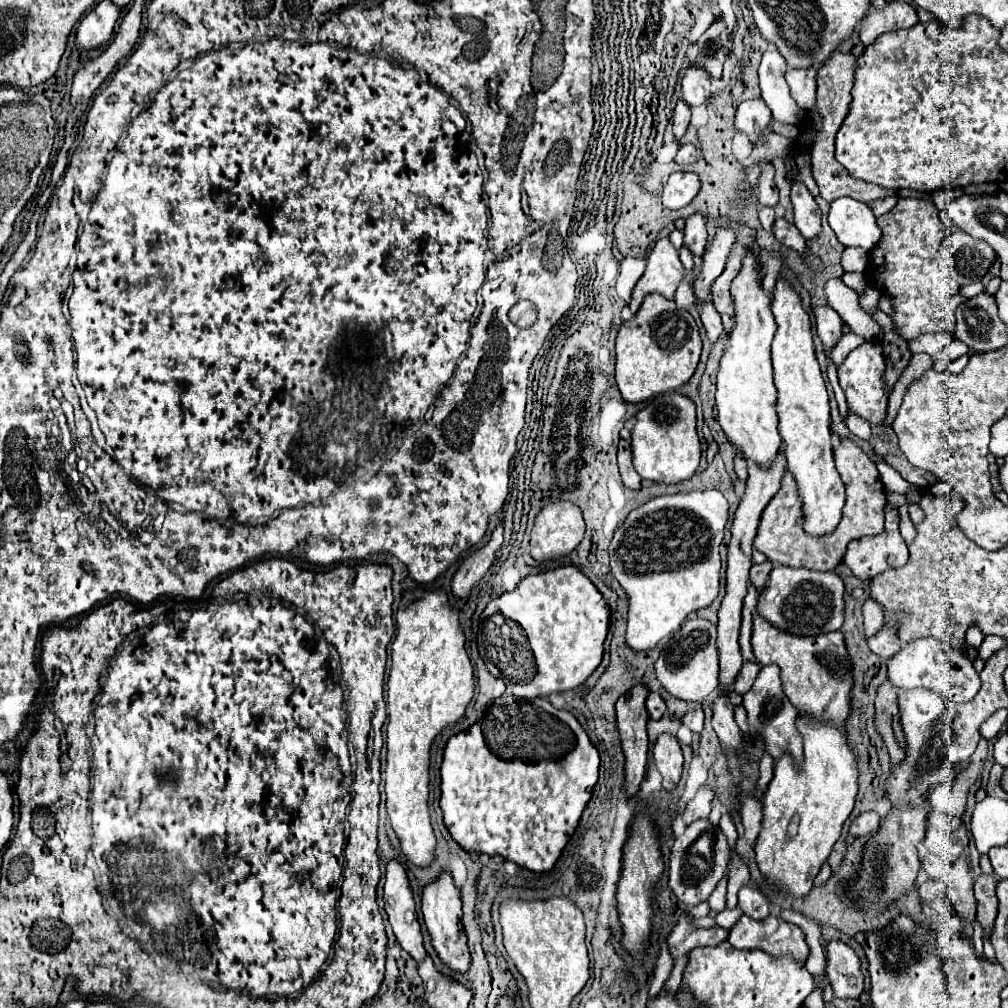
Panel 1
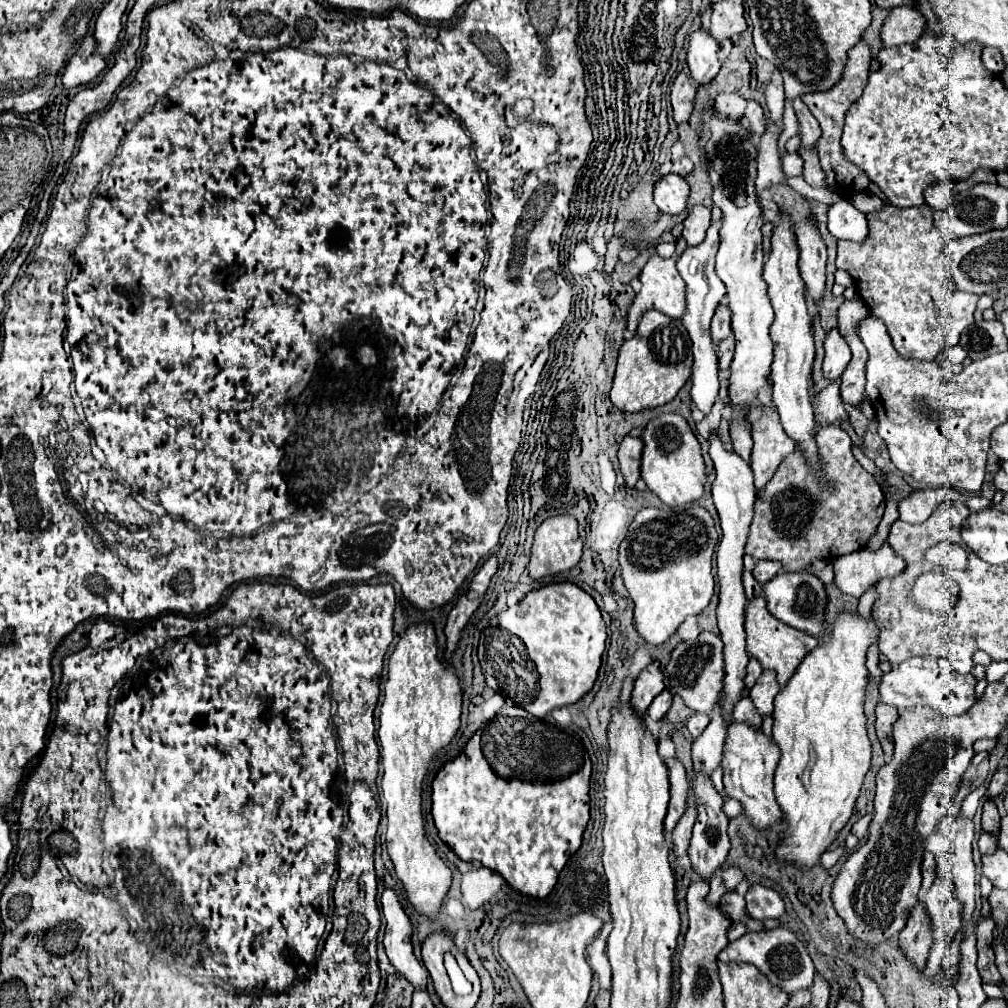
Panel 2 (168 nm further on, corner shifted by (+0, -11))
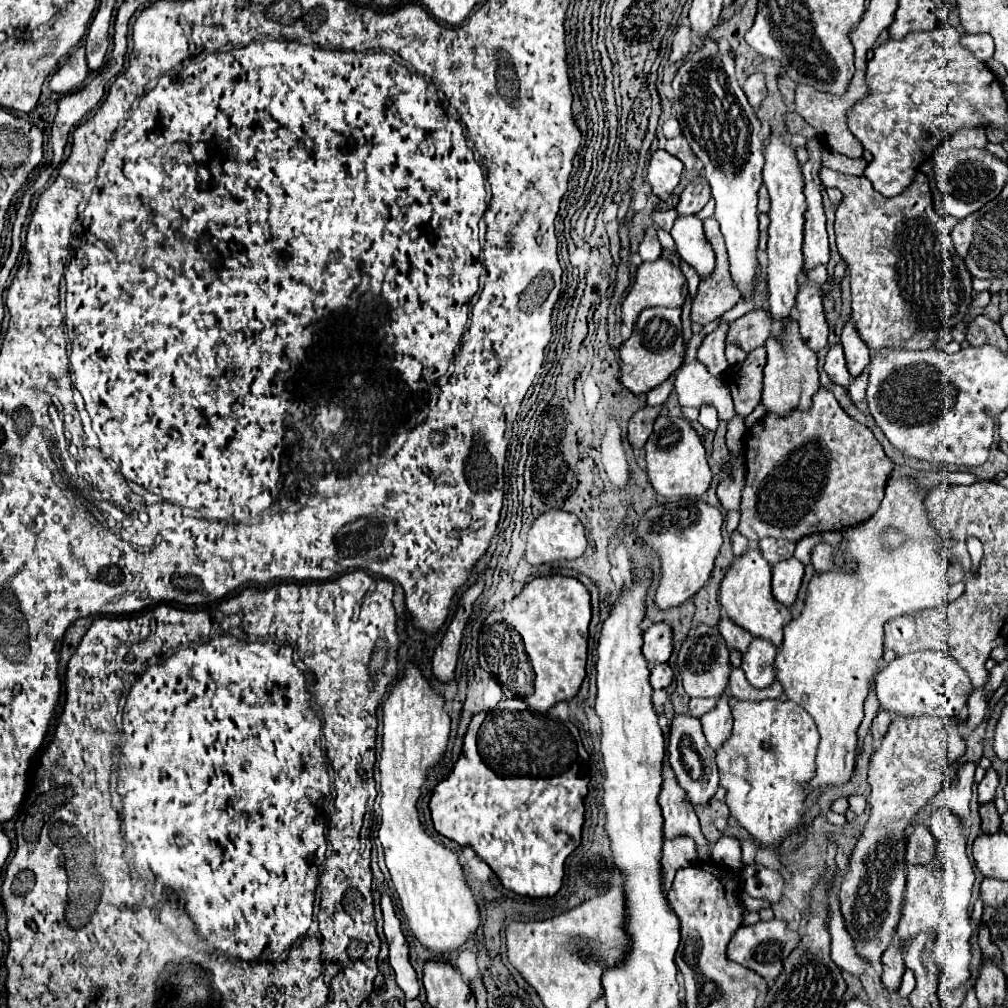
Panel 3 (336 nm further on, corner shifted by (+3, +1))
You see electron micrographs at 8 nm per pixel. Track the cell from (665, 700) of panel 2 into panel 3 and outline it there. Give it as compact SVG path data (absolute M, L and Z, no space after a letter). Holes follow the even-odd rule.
M661 663L661 665L653 665L651 667L651 687L653 689L667 689L673 681L673 671L669 669L667 663Z

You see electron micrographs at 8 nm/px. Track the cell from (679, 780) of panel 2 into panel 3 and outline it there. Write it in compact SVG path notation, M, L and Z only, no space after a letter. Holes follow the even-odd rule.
M675 777L663 781L659 805L663 809L663 819L665 819L663 825L665 839L673 839L677 835L691 835L697 841L697 855L709 853L709 847L705 845L705 839L699 829L699 819L695 815L695 809Z

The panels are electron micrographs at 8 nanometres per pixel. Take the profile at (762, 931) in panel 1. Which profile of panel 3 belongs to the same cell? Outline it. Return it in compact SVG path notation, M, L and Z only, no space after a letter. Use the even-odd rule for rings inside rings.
M779 919L759 921L755 925L739 927L735 931L735 935L731 937L731 943L727 945L727 957L731 961L755 971L757 975L761 975L765 979L765 983L771 987L771 983L775 983L775 977L779 977L779 971L783 971L783 963L785 963L787 955L797 945L799 945L799 937L791 937L789 925L785 921L779 921Z

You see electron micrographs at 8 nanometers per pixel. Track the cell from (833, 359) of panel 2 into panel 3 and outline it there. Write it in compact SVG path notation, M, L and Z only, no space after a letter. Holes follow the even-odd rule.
M841 343L829 347L827 359L825 359L825 371L831 377L831 381L841 385L841 387L847 387L851 383L851 375L849 375L847 367L845 367L845 355L843 355Z

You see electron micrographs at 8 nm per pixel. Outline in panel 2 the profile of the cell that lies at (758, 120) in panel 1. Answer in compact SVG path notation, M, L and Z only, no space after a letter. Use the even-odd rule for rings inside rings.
M748 101L746 117L748 117L748 123L750 123L750 131L752 133L764 133L766 131L766 121L764 121L764 113L762 113L760 103Z

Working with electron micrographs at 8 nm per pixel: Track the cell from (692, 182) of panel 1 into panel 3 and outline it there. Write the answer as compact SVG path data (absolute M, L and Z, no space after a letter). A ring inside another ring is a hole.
M655 151L649 161L647 181L653 185L653 193L657 197L669 197L673 189L679 185L683 173L683 163L669 155L667 151Z

